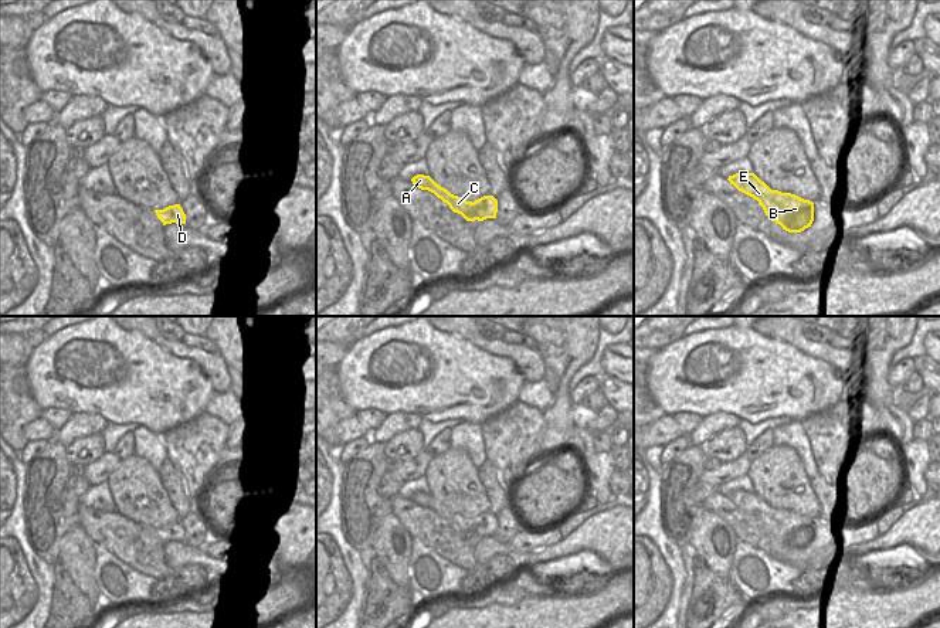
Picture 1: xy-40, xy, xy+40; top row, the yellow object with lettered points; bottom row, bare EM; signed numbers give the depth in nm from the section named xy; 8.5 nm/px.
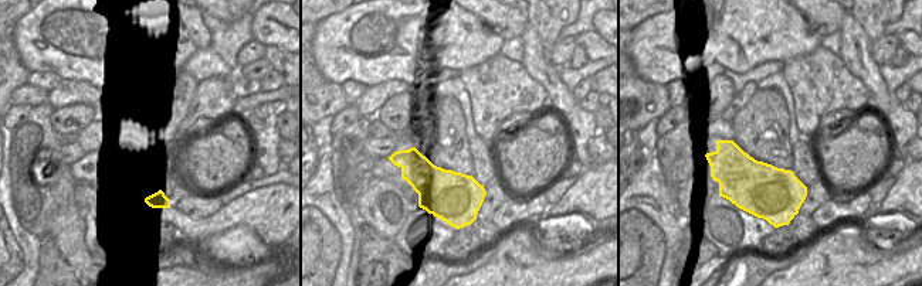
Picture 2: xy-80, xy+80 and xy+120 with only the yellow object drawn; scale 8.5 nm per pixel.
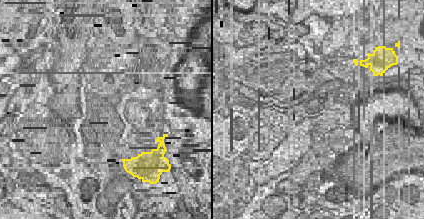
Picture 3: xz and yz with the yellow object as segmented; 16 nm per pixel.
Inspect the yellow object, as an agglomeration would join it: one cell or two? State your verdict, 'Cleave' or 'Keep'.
Keep.

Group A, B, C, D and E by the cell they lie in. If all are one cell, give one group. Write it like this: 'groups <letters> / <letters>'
groups A B C D E

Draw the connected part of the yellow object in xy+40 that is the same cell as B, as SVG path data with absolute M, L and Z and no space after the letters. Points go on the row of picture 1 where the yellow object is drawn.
M736 173L727 179L739 191L753 197L766 215L788 232L801 232L814 221L814 203L791 193L771 190L754 173Z

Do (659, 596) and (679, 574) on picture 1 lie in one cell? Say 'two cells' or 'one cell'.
two cells

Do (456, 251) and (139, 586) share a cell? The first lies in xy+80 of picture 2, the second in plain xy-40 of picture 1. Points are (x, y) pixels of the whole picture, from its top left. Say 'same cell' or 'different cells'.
different cells

